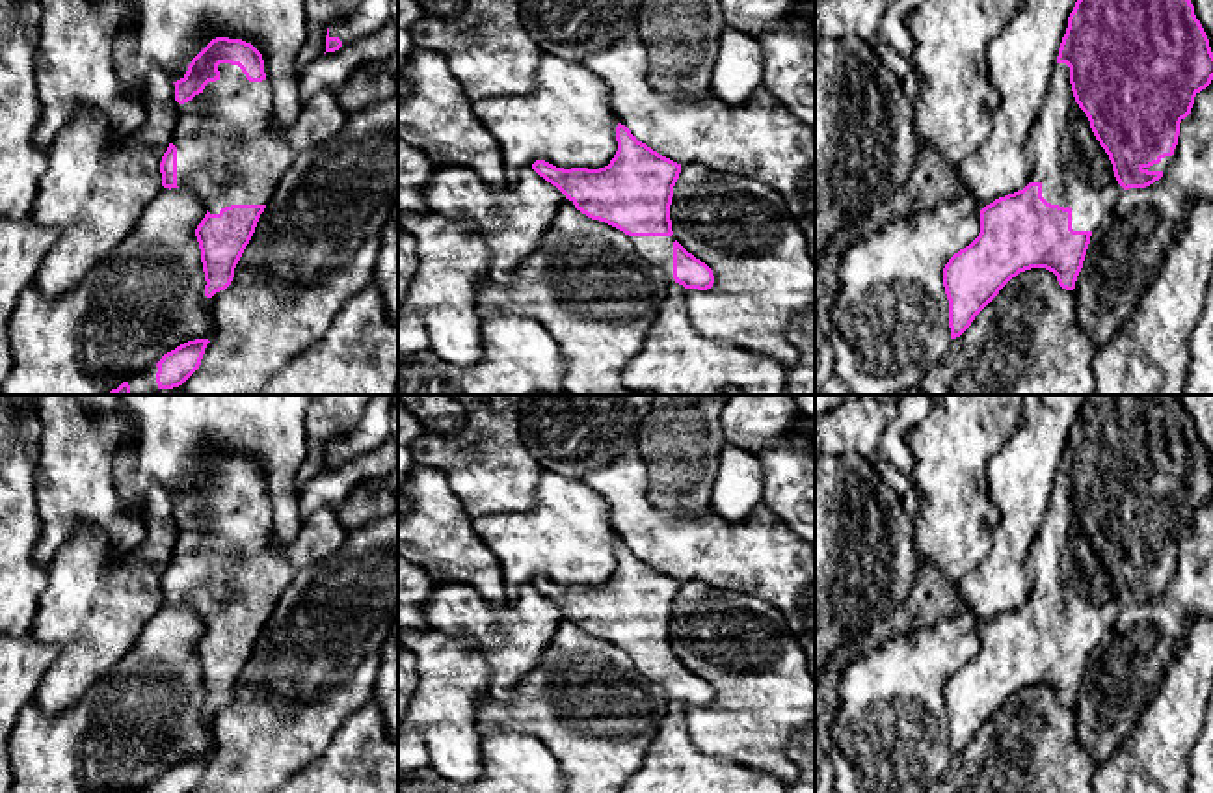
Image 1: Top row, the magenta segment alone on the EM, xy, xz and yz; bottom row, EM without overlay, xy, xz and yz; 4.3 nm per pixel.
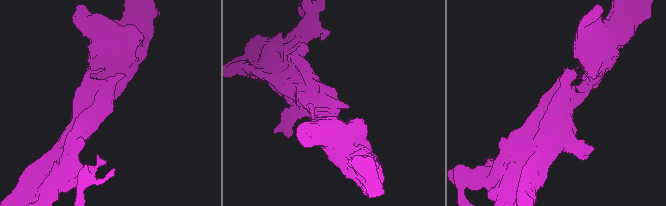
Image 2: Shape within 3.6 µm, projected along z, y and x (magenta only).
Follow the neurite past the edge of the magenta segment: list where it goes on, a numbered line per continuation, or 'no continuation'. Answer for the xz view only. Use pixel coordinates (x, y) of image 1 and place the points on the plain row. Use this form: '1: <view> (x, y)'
1: xz (657, 669)

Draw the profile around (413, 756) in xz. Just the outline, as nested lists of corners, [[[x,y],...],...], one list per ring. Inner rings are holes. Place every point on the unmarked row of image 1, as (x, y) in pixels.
[[[398,730],[398,776],[430,767],[430,756],[424,739],[413,732]]]

